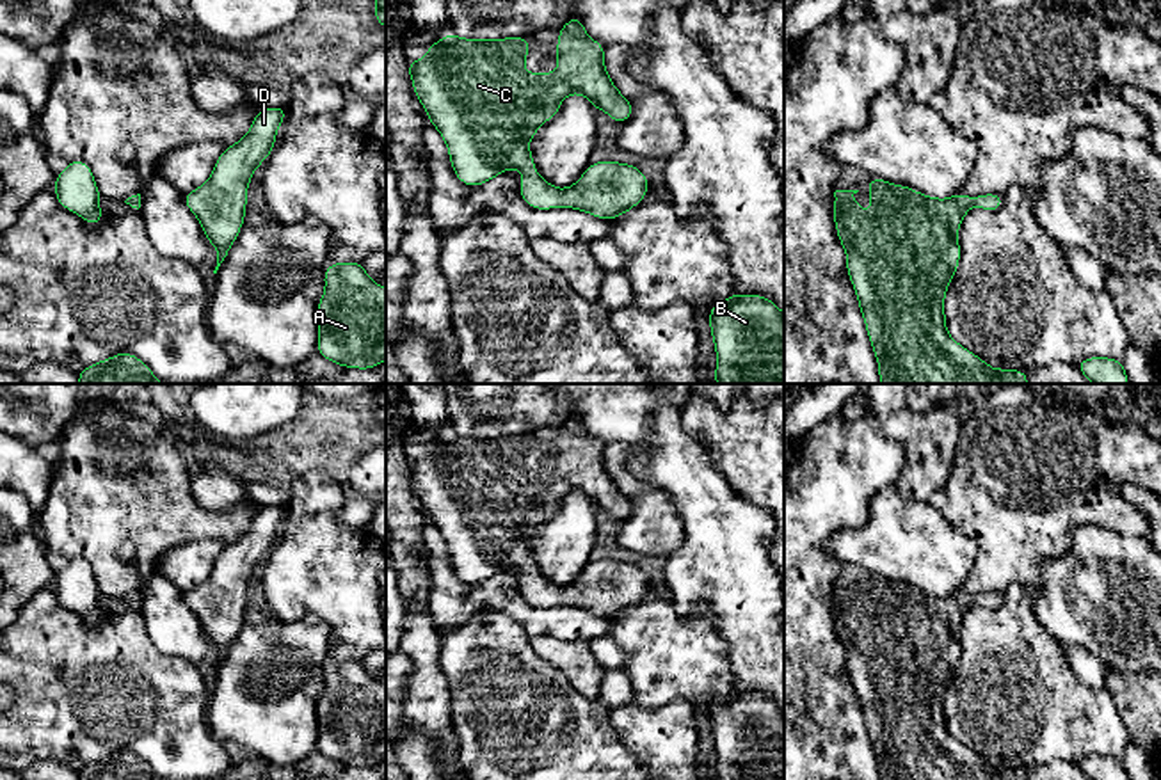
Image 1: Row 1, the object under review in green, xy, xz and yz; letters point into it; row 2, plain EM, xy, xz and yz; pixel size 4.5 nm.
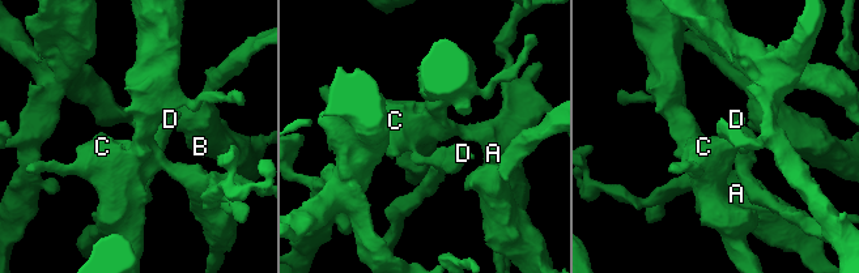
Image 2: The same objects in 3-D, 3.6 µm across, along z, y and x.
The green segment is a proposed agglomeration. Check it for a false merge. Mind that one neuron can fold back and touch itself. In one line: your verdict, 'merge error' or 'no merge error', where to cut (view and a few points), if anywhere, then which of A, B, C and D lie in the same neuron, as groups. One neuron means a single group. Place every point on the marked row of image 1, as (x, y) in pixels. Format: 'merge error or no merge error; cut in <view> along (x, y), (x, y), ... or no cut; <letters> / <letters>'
no merge error; no cut; A B C D

